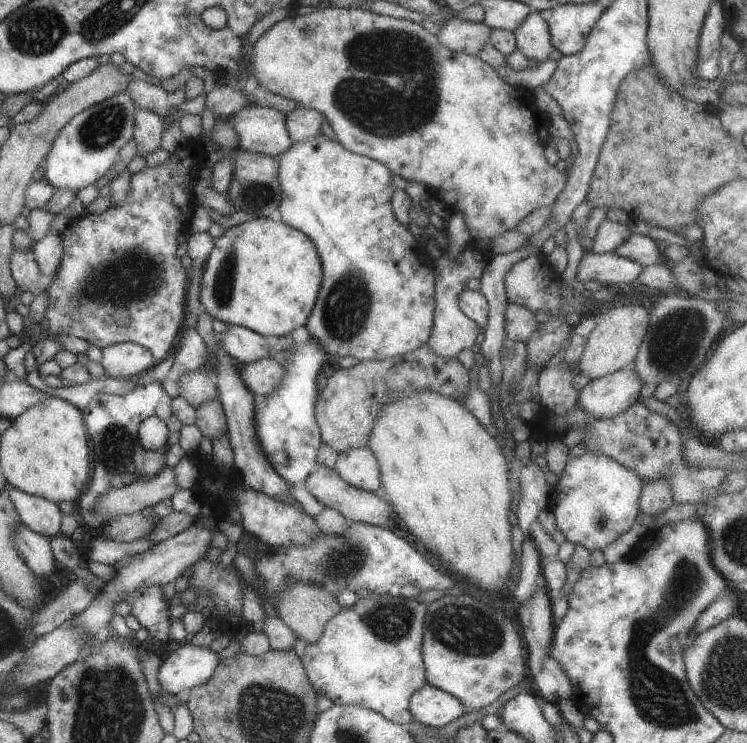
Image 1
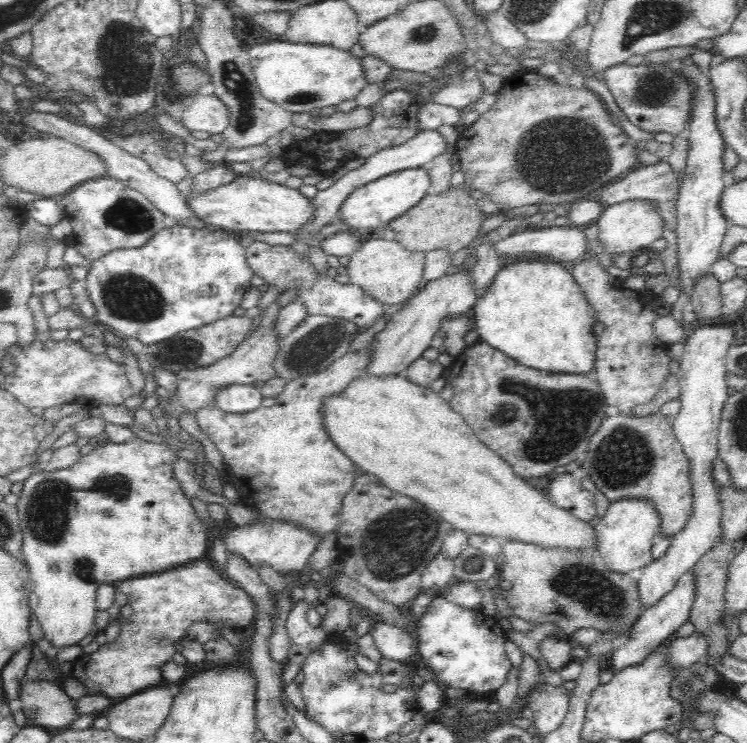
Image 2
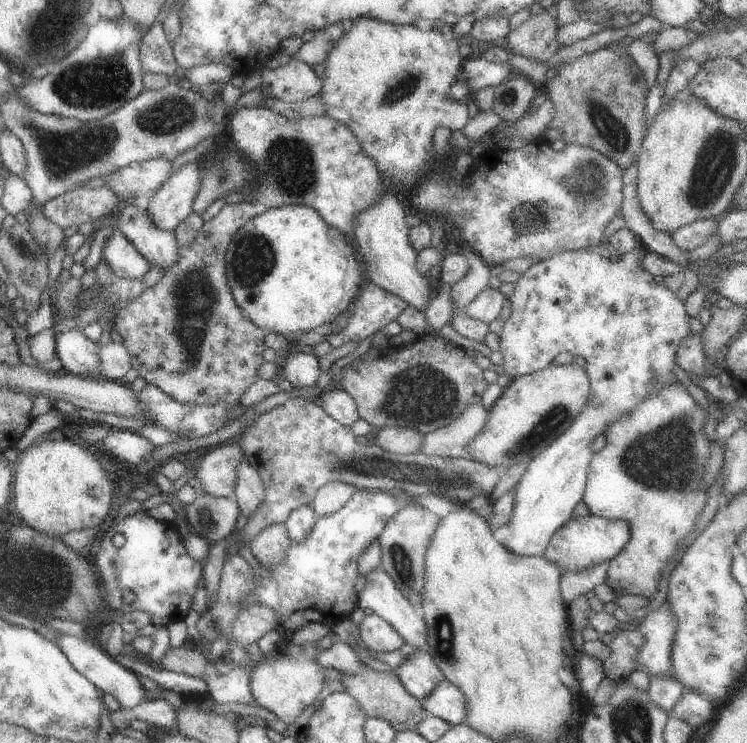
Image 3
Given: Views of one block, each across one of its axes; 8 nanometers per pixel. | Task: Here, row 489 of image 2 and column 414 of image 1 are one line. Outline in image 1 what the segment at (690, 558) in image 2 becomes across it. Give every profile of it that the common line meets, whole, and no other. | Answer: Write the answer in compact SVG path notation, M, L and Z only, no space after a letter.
M425 683L408 700L411 718L427 727L443 727L465 713L463 704L443 690Z

